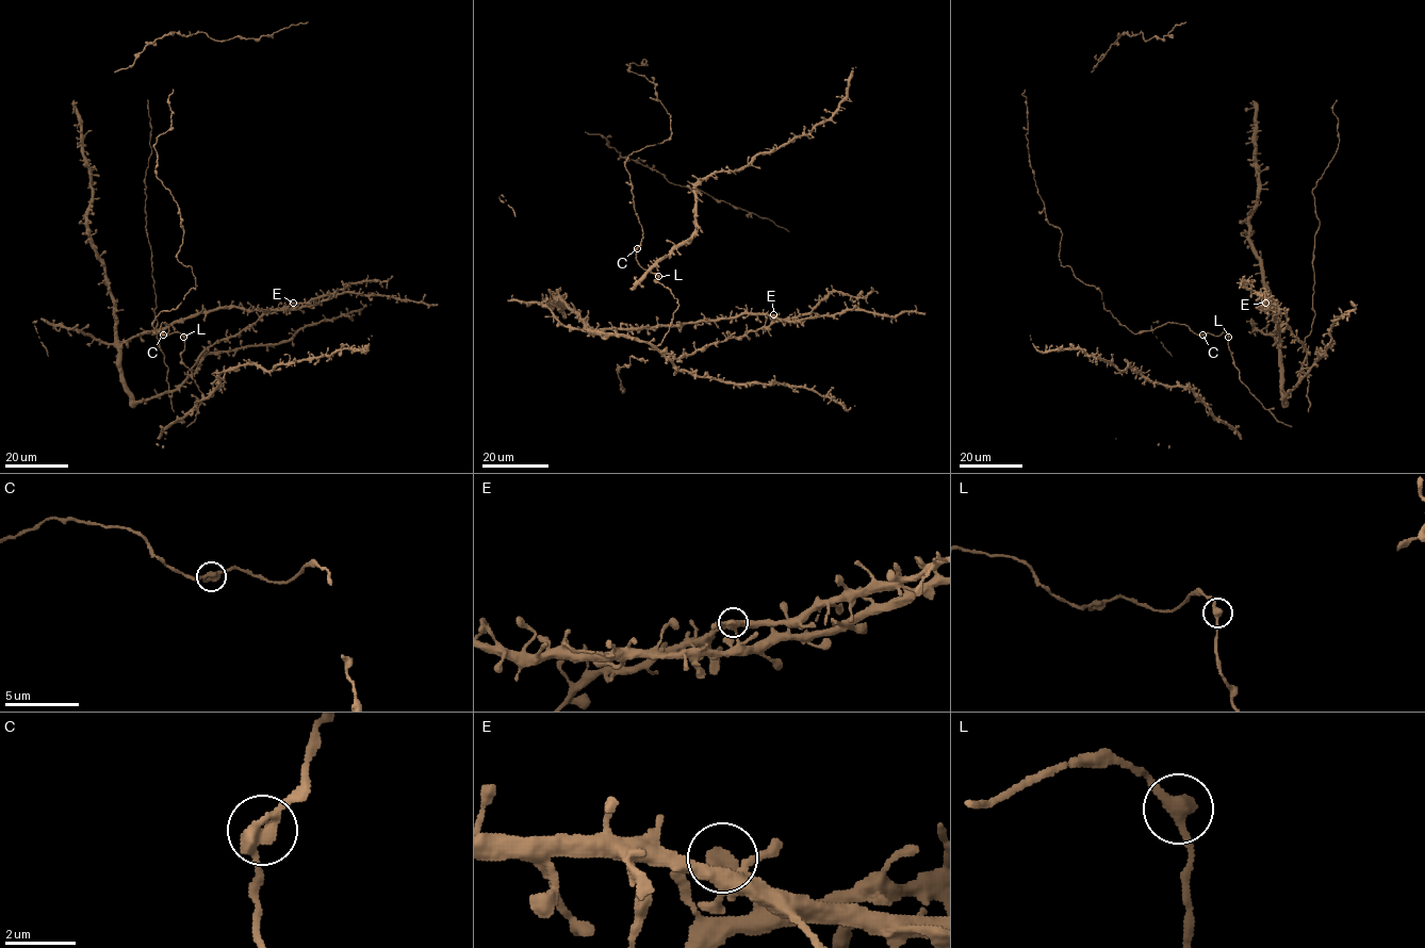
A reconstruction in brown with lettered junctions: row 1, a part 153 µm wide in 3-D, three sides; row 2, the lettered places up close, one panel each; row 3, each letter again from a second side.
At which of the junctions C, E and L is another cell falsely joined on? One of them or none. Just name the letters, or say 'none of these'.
none of these

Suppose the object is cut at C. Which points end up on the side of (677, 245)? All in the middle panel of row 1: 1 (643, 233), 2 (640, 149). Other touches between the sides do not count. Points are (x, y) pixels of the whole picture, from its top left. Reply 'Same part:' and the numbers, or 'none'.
Same part: none

